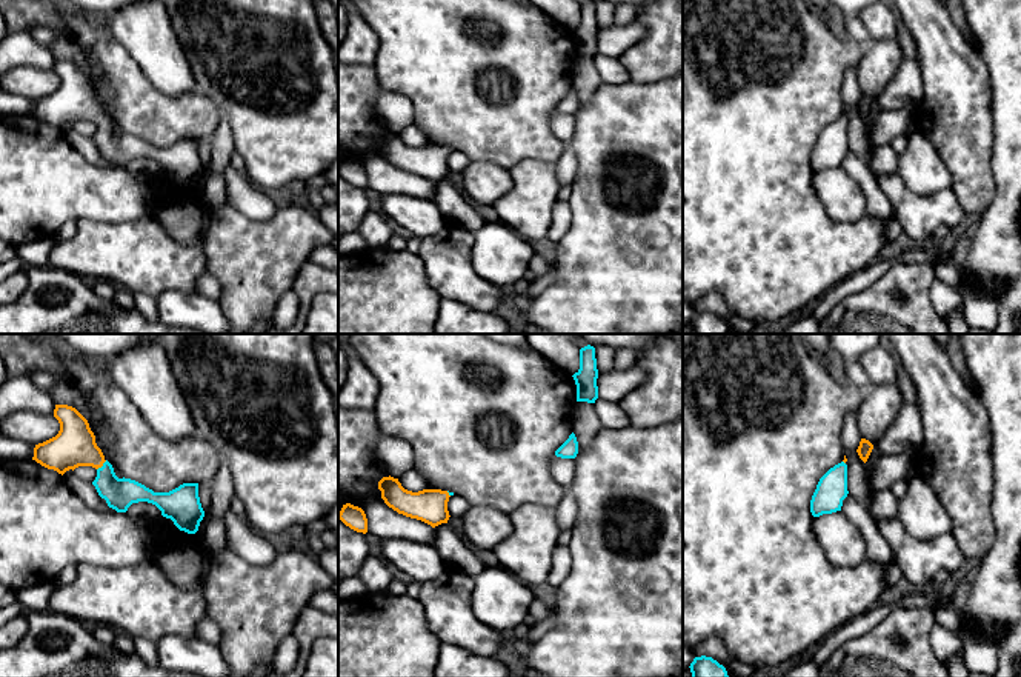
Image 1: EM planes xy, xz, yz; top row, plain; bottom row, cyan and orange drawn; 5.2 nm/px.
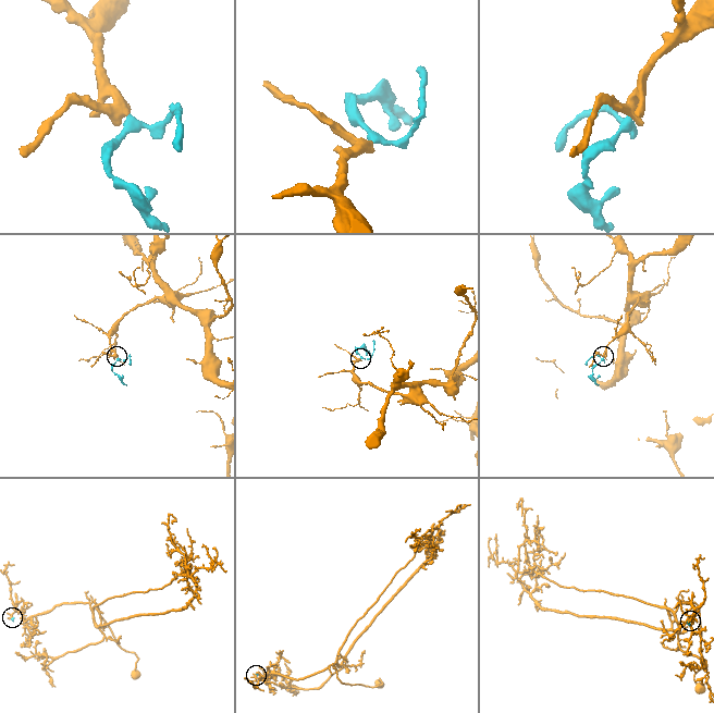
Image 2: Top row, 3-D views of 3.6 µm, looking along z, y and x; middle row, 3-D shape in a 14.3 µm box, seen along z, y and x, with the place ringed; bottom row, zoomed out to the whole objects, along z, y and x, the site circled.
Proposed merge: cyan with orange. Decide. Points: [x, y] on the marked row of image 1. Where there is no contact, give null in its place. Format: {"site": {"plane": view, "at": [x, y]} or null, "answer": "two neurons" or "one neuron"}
{"site": {"plane": "xy", "at": [103, 465]}, "answer": "one neuron"}

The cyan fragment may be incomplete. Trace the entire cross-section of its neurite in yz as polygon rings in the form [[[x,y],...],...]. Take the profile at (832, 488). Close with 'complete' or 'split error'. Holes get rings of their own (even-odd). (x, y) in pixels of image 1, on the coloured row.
[[[841,462],[820,479],[810,500],[812,515],[820,517],[841,511],[843,500],[847,494],[847,465]]]; complete

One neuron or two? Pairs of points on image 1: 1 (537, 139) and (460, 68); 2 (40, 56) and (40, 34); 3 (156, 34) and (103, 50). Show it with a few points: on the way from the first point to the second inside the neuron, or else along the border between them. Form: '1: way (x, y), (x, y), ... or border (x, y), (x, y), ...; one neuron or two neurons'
1: way (514, 123), (498, 110), (486, 108), (471, 91); one neuron
2: border (28, 31), (46, 46); two neurons
3: border (113, 37), (142, 73); two neurons

